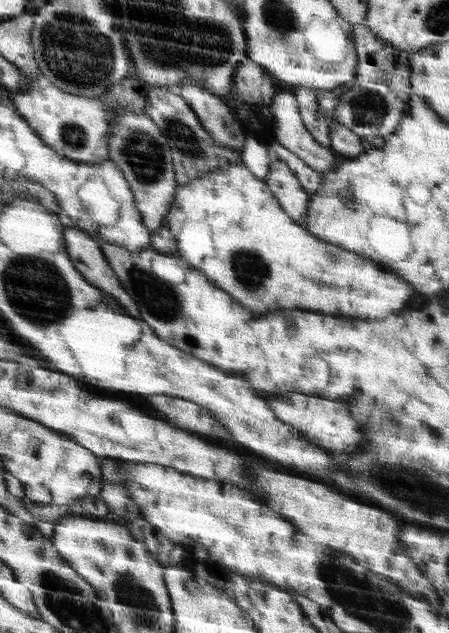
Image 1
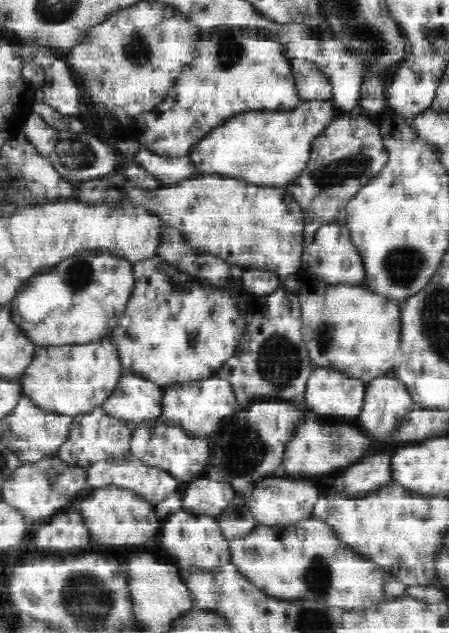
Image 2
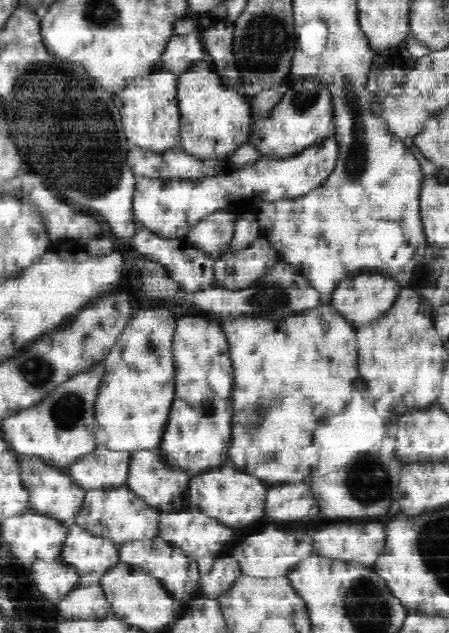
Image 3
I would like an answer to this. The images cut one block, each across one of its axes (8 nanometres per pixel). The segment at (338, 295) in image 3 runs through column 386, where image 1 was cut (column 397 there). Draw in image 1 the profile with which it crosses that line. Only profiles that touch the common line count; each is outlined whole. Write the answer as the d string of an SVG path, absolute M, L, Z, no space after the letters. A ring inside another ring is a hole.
M240 160L238 164L230 164L228 168L218 168L214 172L208 172L206 176L200 176L198 179L194 179L193 182L177 185L177 199L174 200L173 206L170 208L170 212L165 216L165 226L174 235L177 242L178 255L186 260L188 264L194 265L198 268L198 271L205 274L210 281L214 282L220 289L224 289L238 300L242 305L245 305L247 309L250 309L254 314L268 314L268 312L277 311L278 309L290 309L296 308L296 310L314 310L314 312L342 315L347 317L358 317L363 319L383 319L386 315L392 315L396 311L418 309L428 302L425 300L419 292L413 289L413 285L408 281L404 281L401 277L387 272L380 265L372 262L371 259L364 255L359 255L355 252L347 251L340 248L338 245L330 244L328 241L320 240L315 237L313 233L299 225L297 221L294 221L292 217L286 214L285 210L281 208L281 204L277 198L273 196L273 191L266 184L265 181L253 176L249 172L249 168L246 168L243 160Z

